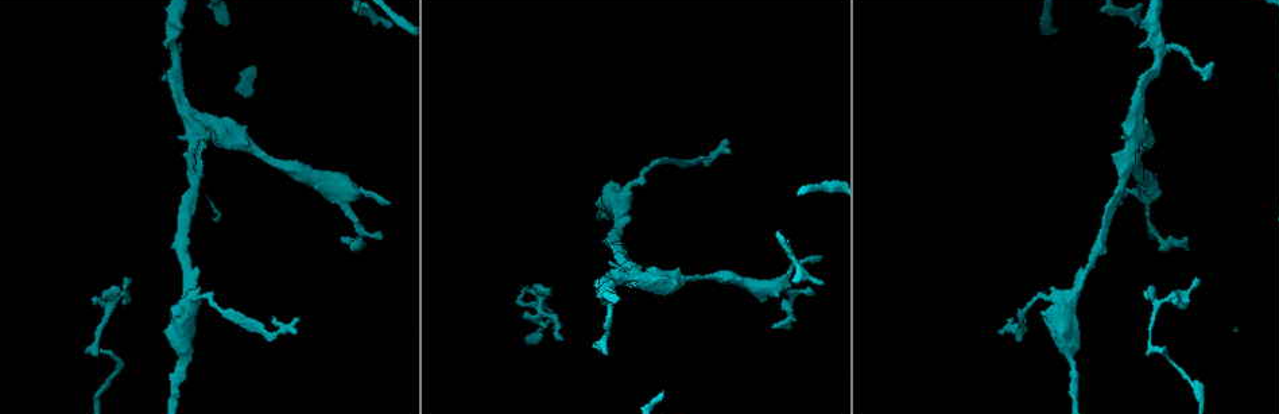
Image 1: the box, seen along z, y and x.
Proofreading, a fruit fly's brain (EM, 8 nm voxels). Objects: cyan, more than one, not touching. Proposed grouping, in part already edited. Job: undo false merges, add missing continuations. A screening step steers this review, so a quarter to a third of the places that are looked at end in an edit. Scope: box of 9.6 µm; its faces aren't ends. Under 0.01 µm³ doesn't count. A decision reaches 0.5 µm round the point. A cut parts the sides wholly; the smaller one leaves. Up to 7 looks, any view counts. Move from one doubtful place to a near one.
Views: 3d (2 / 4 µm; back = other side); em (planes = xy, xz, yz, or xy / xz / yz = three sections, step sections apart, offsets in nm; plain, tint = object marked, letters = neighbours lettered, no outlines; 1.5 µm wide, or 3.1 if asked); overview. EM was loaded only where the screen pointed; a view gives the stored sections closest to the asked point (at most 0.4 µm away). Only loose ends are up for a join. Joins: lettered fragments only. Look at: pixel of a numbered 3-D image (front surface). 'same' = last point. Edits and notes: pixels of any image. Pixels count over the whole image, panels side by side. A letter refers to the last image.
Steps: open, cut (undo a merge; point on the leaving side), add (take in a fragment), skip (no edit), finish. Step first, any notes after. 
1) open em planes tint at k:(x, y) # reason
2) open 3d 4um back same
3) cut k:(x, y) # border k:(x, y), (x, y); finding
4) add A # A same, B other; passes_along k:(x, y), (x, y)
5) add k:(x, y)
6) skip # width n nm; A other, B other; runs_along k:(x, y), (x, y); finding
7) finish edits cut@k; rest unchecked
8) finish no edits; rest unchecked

open em xy step 8 letters at 1:(380, 236) # tapers out

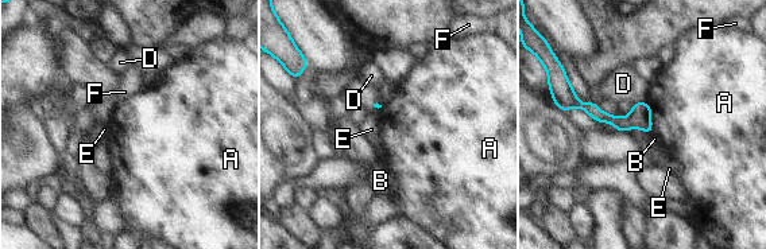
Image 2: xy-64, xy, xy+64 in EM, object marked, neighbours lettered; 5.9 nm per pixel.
skip # A other, B other, D other, E other, F other; border 2:(649, 104), (653, 133); none of them fits

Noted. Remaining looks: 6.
open em yz step 4 letters at 1:(704, 164) # thin end

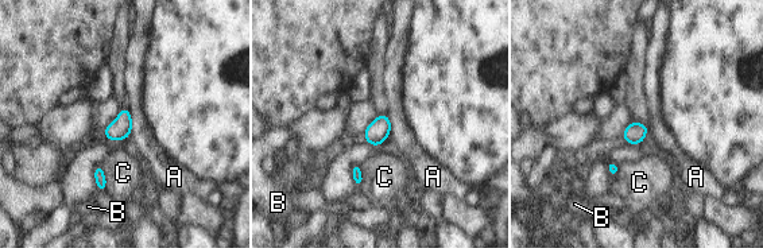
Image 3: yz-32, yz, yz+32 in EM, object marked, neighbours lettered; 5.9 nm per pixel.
open em planes letters same # another direction

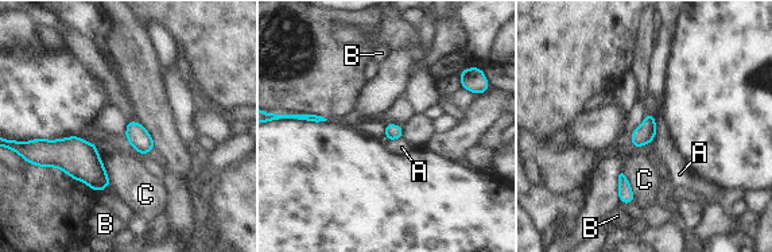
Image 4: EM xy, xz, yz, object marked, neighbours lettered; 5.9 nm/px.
skip # width 100 nm; A other, B other, C other; none of them fits

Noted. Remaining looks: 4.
open 3d 4um at 1:(1157, 303) # a narrow waist

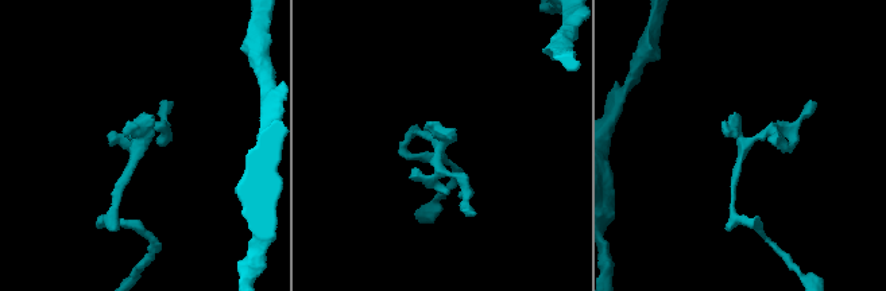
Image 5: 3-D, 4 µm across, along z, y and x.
open em yz step 4 tint at 5:(741, 141)

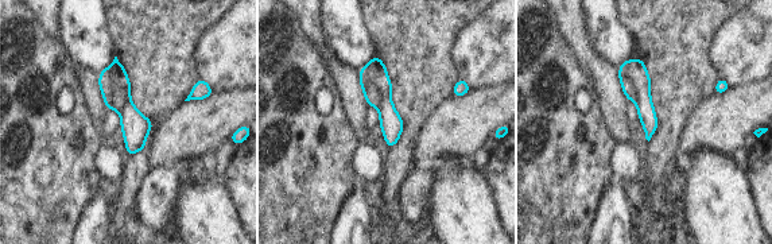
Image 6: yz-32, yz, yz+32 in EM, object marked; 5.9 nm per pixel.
open em yz step 4 letters same

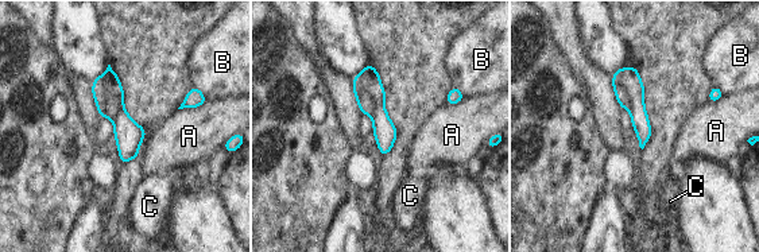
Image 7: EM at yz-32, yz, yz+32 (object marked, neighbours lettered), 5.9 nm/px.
skip # A other, B other, C other; border 7:(206, 100), (197, 107), (178, 109); continuous, no second neuron

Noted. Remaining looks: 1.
finish no edits; rest unchecked

